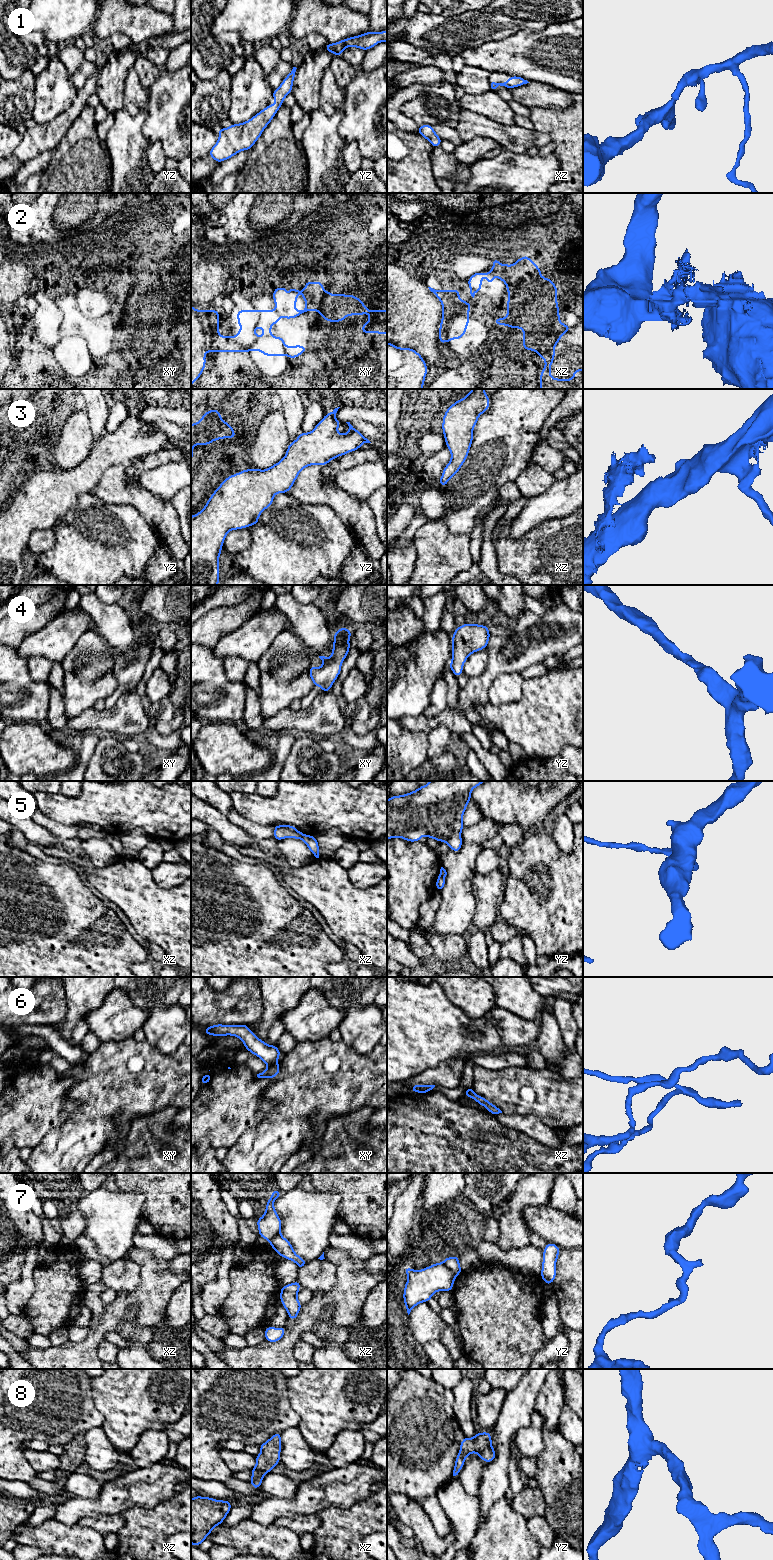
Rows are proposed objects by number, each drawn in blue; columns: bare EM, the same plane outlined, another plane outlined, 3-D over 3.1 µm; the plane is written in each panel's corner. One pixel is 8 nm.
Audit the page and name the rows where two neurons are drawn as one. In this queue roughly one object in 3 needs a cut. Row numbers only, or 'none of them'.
2, 5, 6, 7

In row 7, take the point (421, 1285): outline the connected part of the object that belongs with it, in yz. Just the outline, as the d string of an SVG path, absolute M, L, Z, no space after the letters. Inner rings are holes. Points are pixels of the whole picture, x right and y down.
M443 1262L434 1263L422 1270L403 1269L408 1276L403 1299L408 1315L422 1302L428 1302L435 1292L452 1291L456 1274Z

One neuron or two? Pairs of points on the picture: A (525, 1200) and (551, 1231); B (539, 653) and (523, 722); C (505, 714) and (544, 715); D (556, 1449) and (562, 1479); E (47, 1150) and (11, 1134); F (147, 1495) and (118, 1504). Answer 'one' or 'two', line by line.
A: two
B: two
C: one
D: one
E: two
F: one

